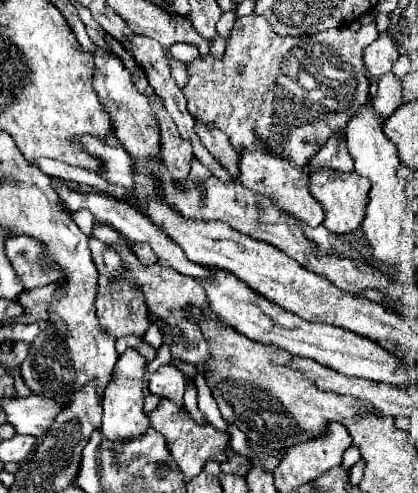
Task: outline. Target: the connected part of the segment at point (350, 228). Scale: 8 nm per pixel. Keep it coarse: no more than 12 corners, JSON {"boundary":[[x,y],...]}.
{"boundary":[[316,170],[310,192],[334,234],[364,222],[370,182],[354,172]]}

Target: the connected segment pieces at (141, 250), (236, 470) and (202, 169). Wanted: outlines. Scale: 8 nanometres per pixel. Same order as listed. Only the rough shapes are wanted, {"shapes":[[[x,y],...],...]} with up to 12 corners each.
{"shapes":[[[148,242],[134,244],[132,252],[142,264],[156,264]],[[224,450],[228,460],[220,464],[224,474],[246,476],[252,468],[248,458]],[[194,158],[188,178],[200,186],[210,170]]]}

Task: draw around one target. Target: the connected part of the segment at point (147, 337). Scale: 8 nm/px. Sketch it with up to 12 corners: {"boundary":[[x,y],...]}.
{"boundary":[[150,323],[144,340],[155,350],[163,337],[155,324]]}

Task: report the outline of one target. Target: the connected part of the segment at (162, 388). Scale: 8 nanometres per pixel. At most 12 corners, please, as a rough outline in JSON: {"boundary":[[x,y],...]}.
{"boundary":[[160,366],[150,380],[154,396],[184,408],[184,374]]}

